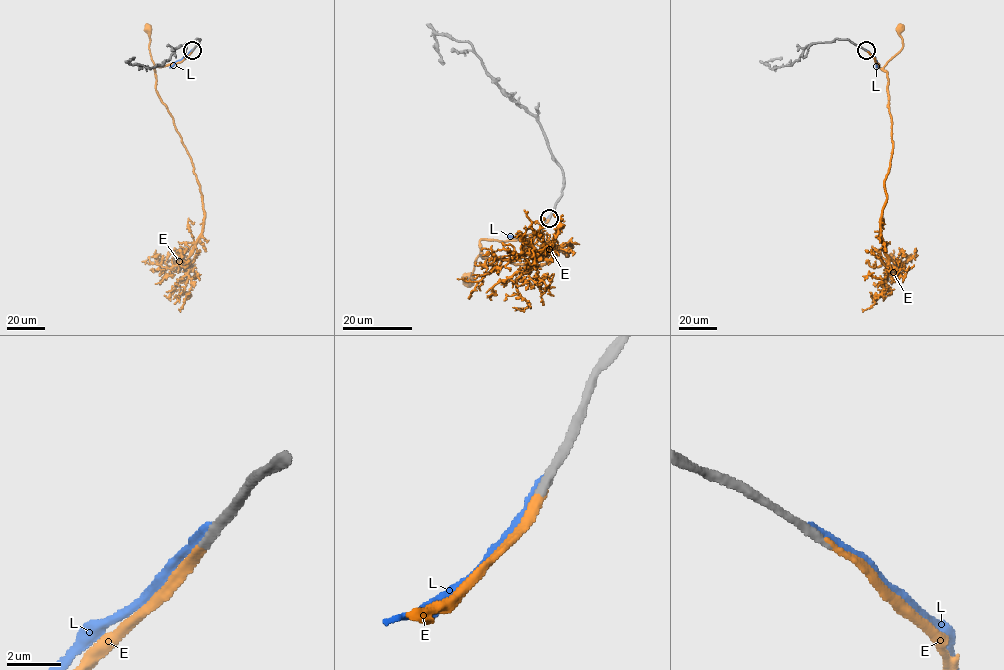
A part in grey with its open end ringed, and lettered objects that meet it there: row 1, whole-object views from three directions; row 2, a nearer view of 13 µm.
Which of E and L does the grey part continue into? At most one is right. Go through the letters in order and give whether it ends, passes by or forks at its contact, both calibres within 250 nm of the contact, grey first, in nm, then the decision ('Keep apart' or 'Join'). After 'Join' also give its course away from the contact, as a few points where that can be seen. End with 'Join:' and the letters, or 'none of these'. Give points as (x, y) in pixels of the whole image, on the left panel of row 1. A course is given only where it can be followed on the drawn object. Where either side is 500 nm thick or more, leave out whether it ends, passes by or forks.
E: It ends there. Thickness 340 nm (grey) against 240 nm. Join. Its course: (192, 50), (180, 62), (154, 68), (147, 29)
L: It ends there. Thickness 400 nm (grey) against 260 nm. Keep apart
Join: E

